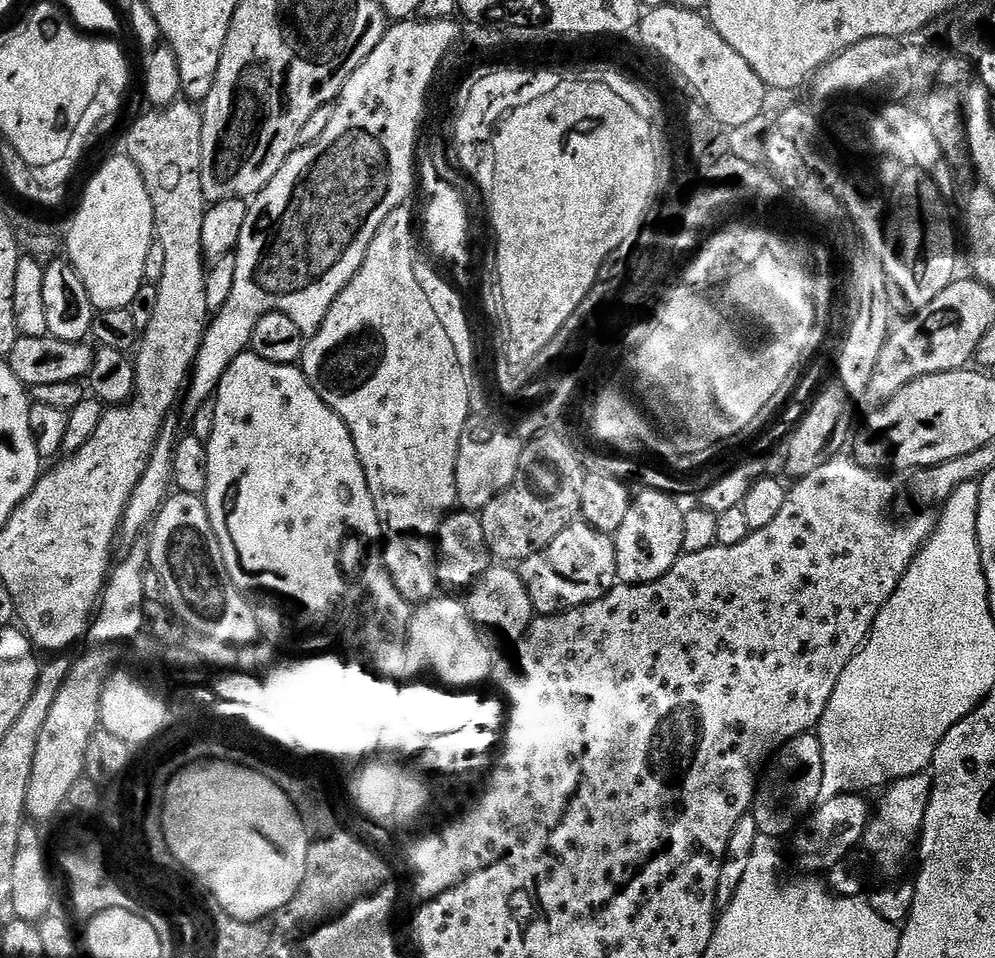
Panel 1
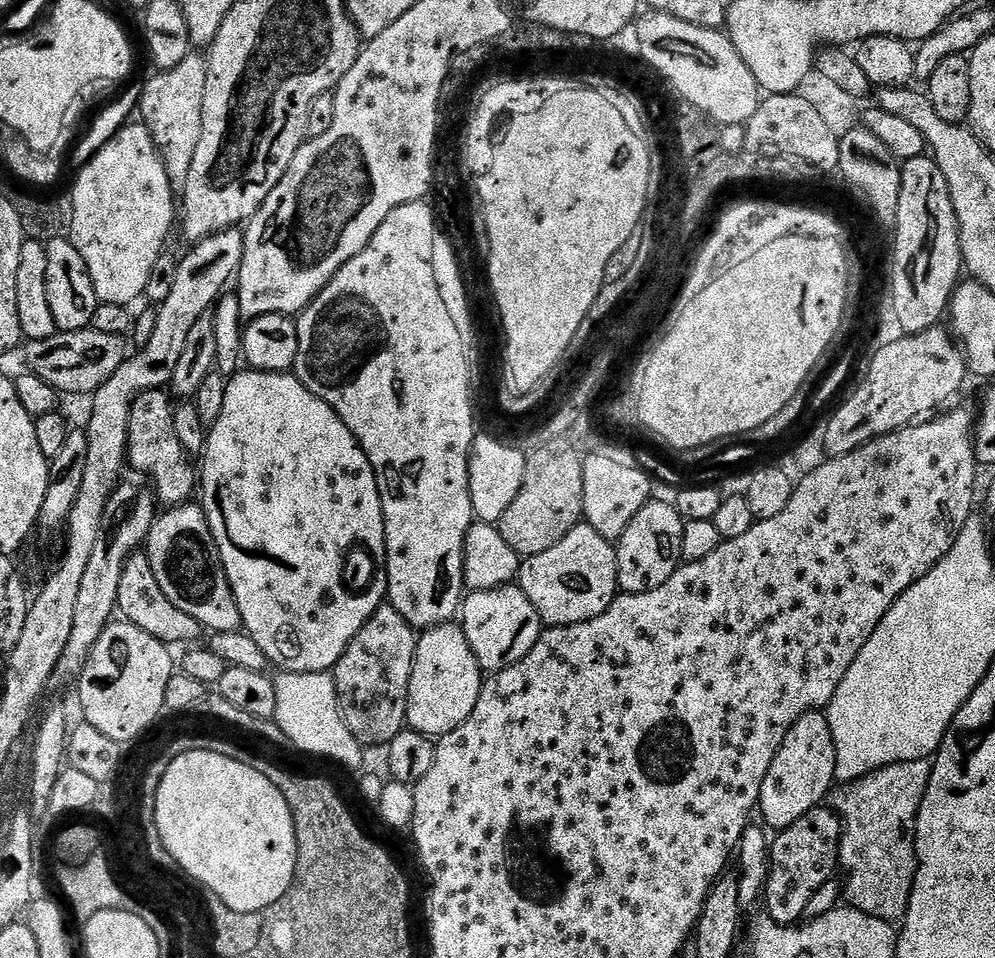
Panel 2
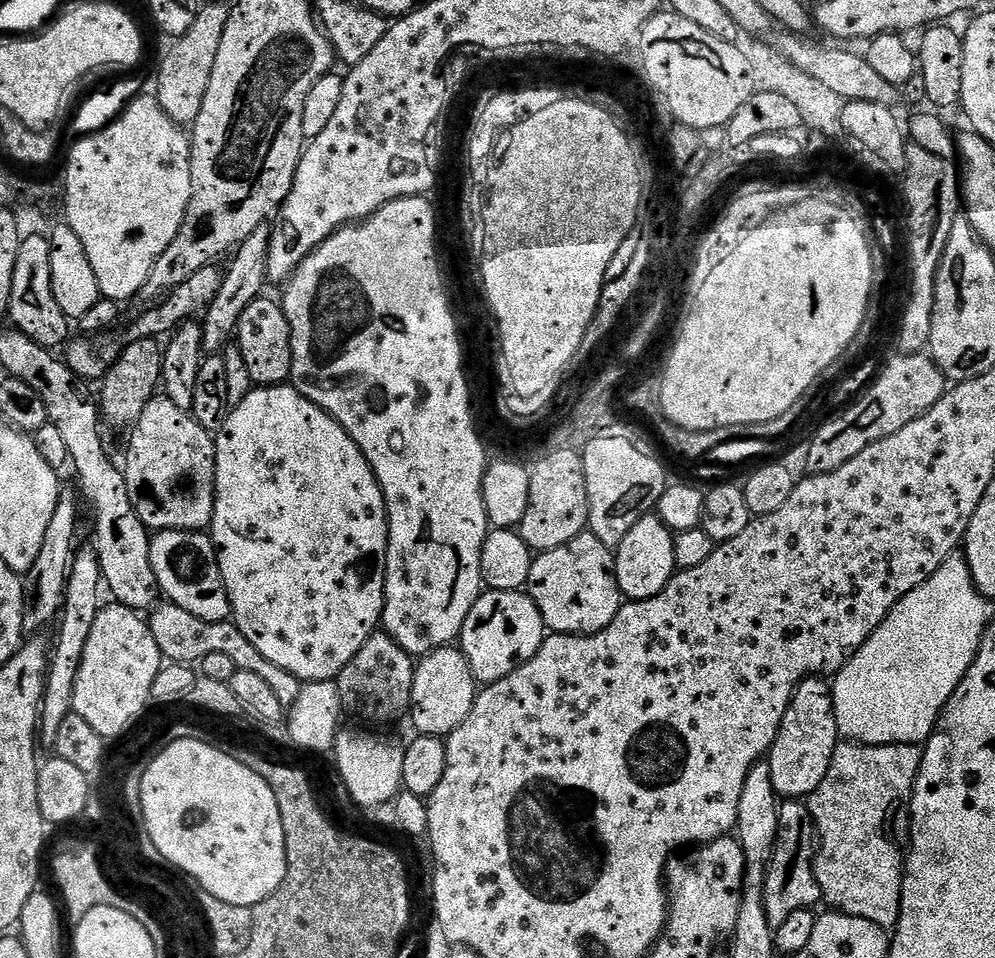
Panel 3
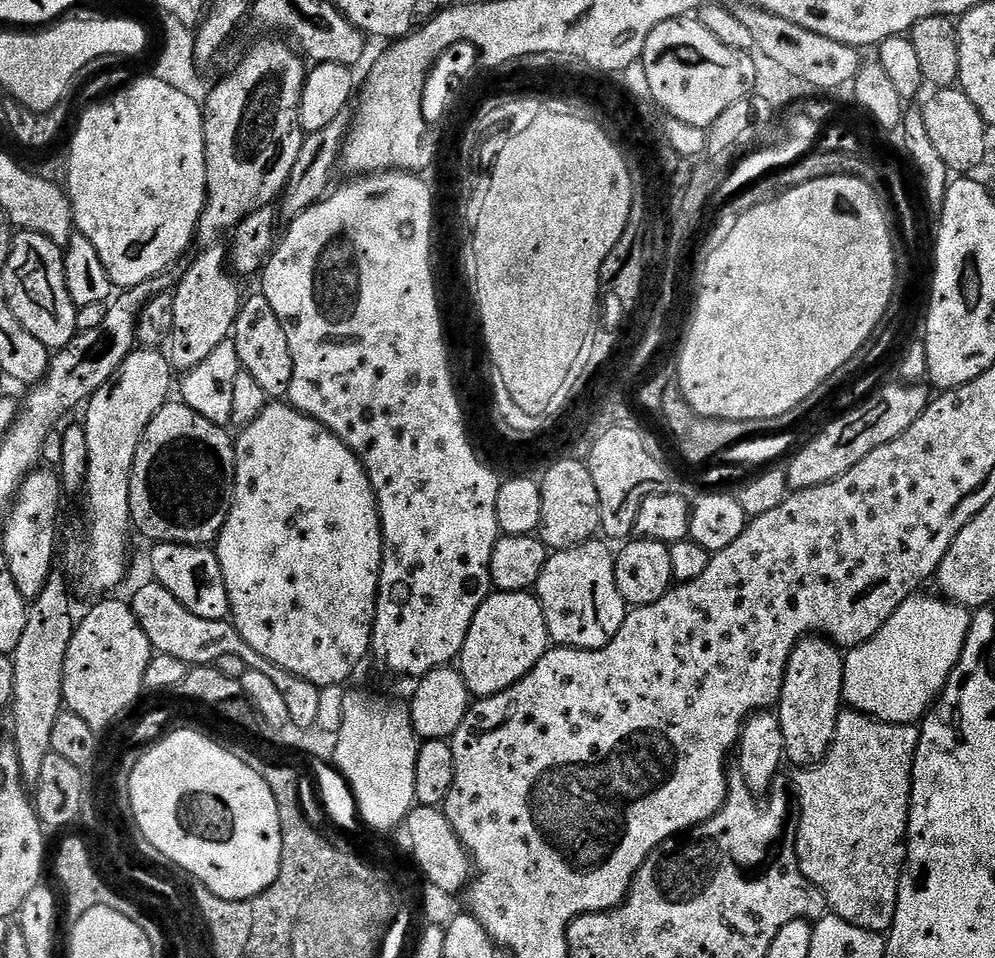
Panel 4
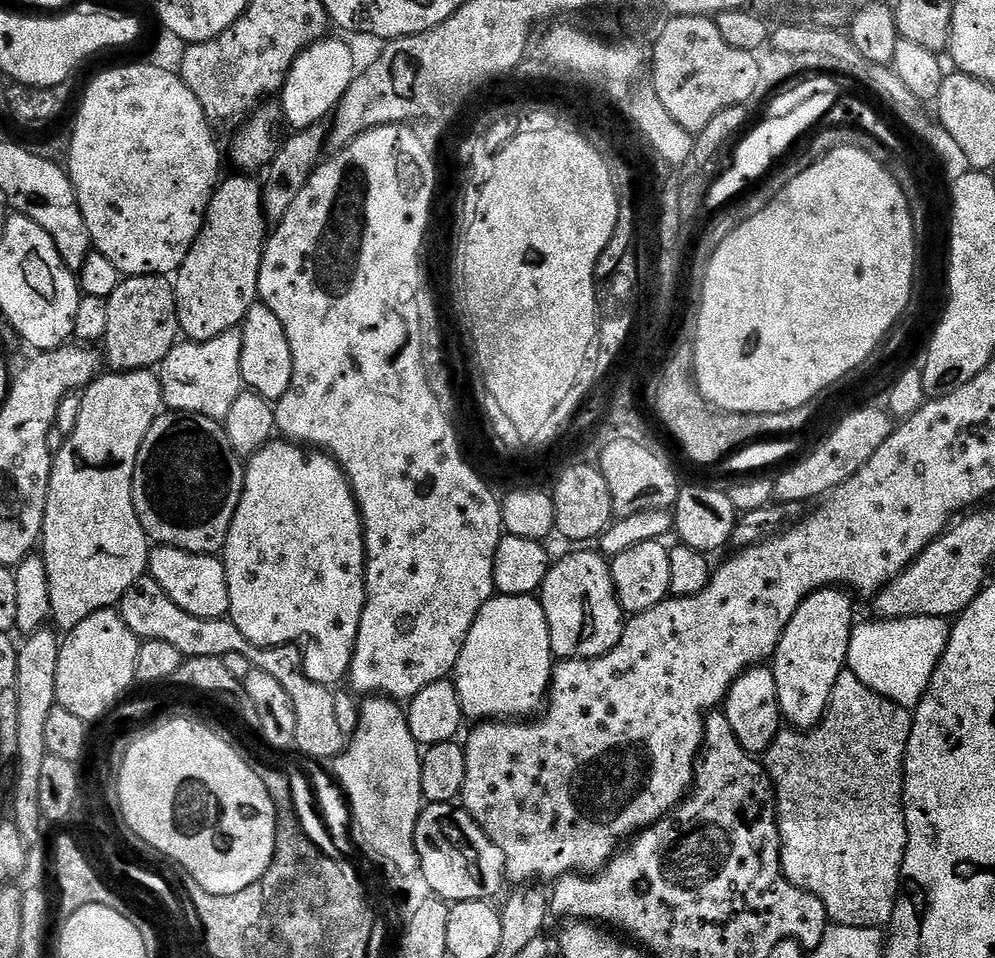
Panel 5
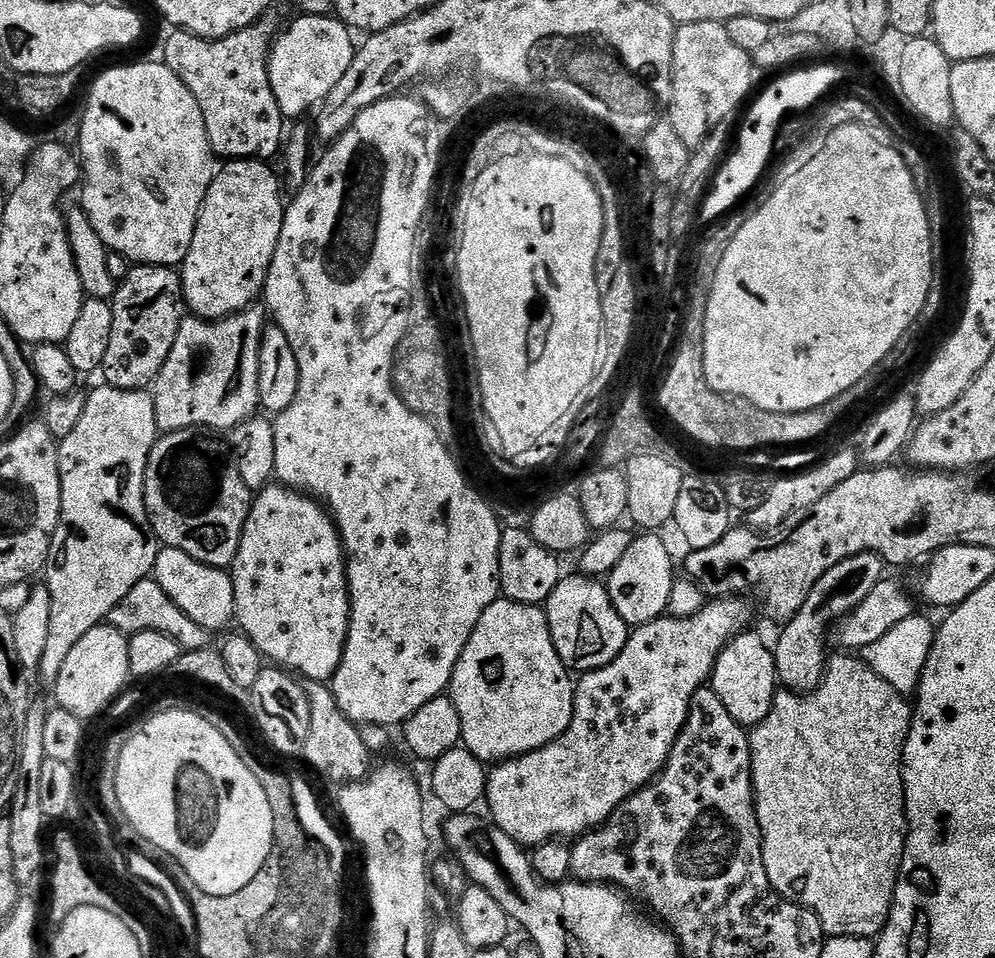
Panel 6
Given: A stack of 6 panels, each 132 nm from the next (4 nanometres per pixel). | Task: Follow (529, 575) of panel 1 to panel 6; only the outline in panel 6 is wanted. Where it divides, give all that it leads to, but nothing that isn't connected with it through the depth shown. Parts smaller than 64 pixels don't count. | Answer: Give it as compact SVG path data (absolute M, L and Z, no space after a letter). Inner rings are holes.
M565 575L554 594L550 594L546 615L552 641L562 662L580 674L614 662L628 641L629 625L624 623L618 610L614 610L607 587L590 576Z

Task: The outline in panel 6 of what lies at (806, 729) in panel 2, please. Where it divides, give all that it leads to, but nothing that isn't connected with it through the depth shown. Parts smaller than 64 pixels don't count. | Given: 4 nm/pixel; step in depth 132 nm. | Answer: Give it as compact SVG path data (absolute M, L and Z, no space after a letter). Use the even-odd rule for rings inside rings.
M863 552L838 562L838 566L830 566L830 570L826 570L826 574L822 574L822 578L818 578L818 582L810 590L810 598L806 598L802 610L798 610L798 614L794 614L792 621L779 629L780 637L777 638L776 644L774 640L776 674L779 683L785 689L807 694L814 691L822 683L824 670L830 659L827 640L828 627L832 623L835 625L842 621L849 612L854 611L863 602L863 599L870 594L870 590L874 590L874 586L878 586L878 582L885 579L886 572L884 571L886 571L886 565L882 557L877 556L875 552Z

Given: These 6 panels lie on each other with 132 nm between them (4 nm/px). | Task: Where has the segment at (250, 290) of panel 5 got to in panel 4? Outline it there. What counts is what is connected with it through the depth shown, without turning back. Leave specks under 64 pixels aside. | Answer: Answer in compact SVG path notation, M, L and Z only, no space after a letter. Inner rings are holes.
M208 246L204 253L179 277L171 293L174 302L174 326L166 341L166 355L177 373L194 370L198 362L206 362L222 342L233 335L240 313L242 295L237 277L230 271L225 249Z

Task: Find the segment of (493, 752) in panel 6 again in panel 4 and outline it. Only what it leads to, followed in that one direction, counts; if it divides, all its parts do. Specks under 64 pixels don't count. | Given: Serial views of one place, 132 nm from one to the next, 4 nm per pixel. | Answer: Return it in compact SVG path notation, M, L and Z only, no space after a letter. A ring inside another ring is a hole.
M493 591L478 606L458 657L458 671L473 697L493 696L518 682L550 647L542 606L531 591Z

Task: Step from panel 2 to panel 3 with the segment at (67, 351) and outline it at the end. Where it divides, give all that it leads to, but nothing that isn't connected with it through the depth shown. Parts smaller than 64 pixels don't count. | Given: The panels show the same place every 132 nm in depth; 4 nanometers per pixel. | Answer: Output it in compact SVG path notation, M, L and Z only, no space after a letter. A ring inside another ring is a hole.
M216 264L202 266L202 270L198 270L198 274L193 274L192 277L186 278L186 282L182 282L182 286L178 286L174 291L167 293L159 302L148 306L148 309L125 332L117 331L115 333L117 336L113 340L104 340L101 344L95 344L92 341L95 339L92 338L80 338L84 340L69 339L66 344L66 349L68 348L68 356L66 355L68 369L75 376L79 376L81 381L103 381L108 374L109 367L116 363L116 357L121 356L124 349L129 348L134 342L160 340L175 332L181 324L203 314L210 306L210 302L214 302L214 297L218 295L218 290L222 290L224 274L225 269Z

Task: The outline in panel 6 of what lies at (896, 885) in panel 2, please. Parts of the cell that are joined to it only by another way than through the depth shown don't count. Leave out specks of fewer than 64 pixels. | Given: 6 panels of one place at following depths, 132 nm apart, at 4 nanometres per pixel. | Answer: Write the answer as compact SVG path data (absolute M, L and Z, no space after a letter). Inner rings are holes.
M833 655L825 670L824 680L814 691L801 694L791 690L777 691L770 712L755 728L751 729L750 758L752 759L752 789L756 799L756 818L762 838L762 858L772 889L784 900L810 909L822 922L825 937L867 936L879 937L886 926L892 909L892 899L896 893L896 880L900 877L900 867L904 861L904 847L908 841L908 815L904 801L904 743L912 725L913 705L906 701L905 693L894 690L886 678L878 678L872 667L859 655Z

